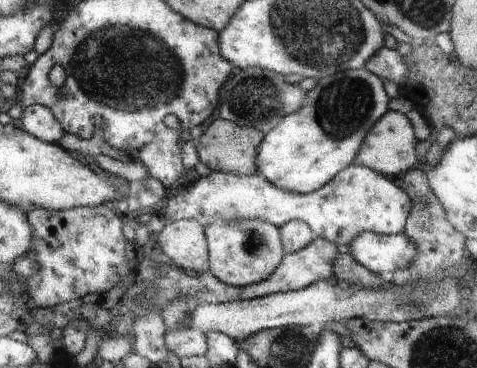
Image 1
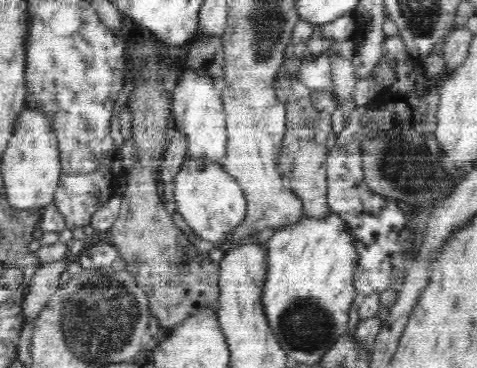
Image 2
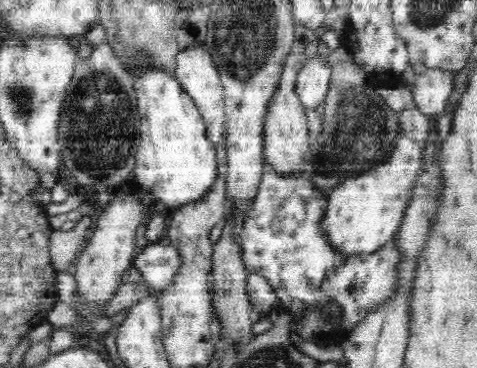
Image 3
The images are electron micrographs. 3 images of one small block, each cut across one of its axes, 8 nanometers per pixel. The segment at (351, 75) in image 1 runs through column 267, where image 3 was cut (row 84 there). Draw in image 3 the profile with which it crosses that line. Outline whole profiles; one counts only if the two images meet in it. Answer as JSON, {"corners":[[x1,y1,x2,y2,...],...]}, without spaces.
{"corners":[[144,64,142,70,134,76,134,90,138,96,138,110,140,110,140,120,142,120,142,138,138,144,134,176,138,178,142,188,148,188,168,208,178,210,182,206,200,202,202,198,206,198,212,192,212,186,220,178,220,160,218,160,216,144,208,140,206,124,200,116,198,106,194,104,194,100,188,94,184,94,184,90,180,88,180,84,176,82,174,76,156,72,148,64]]}

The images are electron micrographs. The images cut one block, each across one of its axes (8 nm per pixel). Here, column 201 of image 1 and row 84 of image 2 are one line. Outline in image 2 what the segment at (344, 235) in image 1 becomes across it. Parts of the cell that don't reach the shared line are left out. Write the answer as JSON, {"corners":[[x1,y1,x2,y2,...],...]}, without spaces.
{"corners":[[192,70,184,72,184,76,178,80,178,86,170,94,172,98,172,114,176,122,174,132,184,132,188,136,188,154,192,160,208,160,208,162,220,162,226,154,226,112,220,98,220,92,224,88,222,78,208,78,200,76]]}

